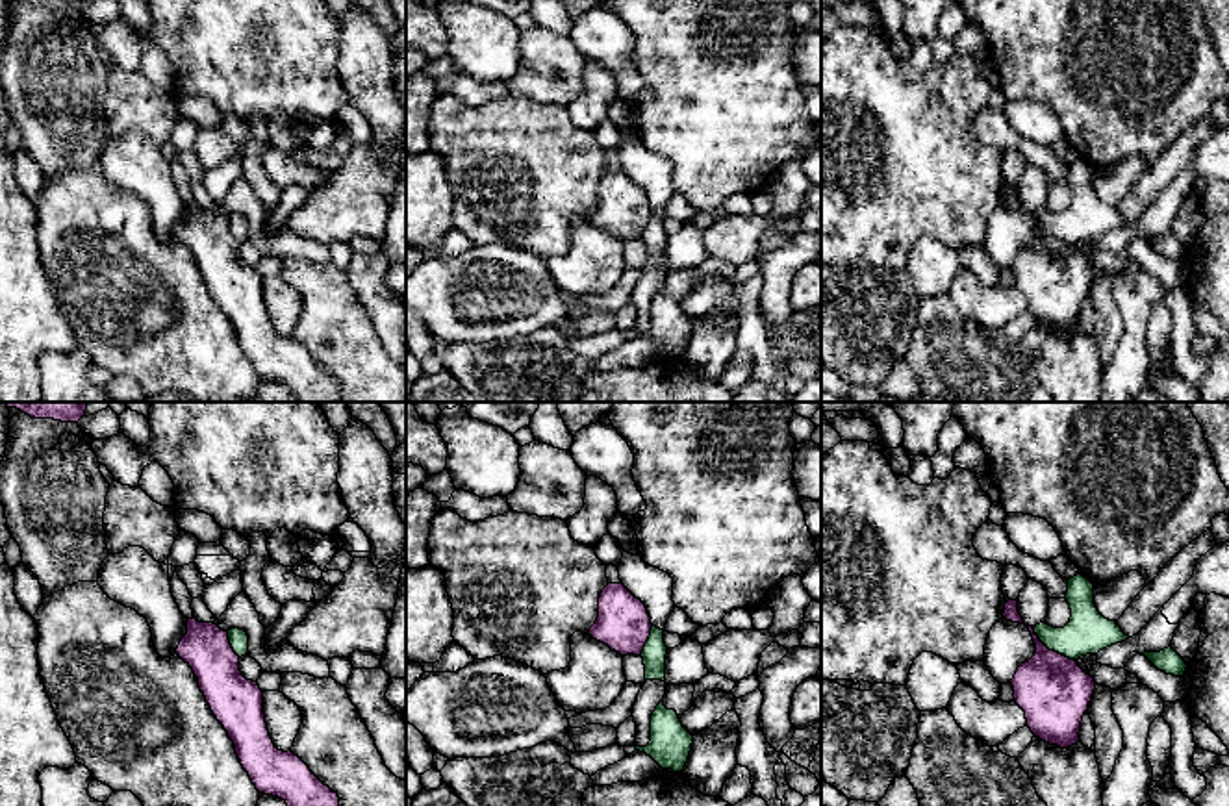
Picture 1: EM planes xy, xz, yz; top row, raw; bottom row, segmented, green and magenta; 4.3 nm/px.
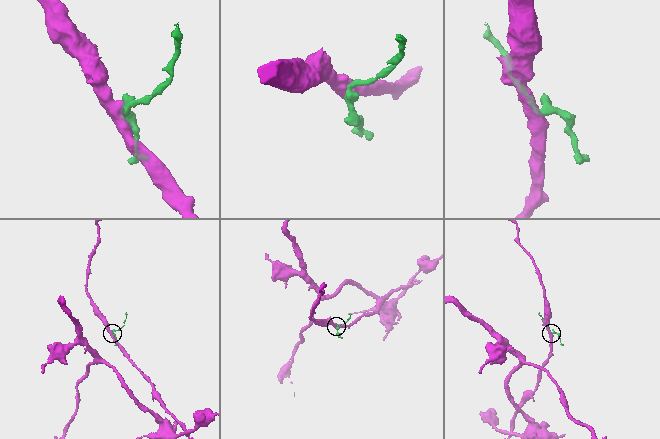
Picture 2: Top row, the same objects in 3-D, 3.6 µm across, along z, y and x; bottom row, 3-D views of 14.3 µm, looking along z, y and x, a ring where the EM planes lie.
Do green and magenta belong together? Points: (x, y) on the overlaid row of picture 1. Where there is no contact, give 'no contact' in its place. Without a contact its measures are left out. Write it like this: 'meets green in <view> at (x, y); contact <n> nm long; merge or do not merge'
meets green in yz at (1051, 649); contact 240 nm long; do not merge

